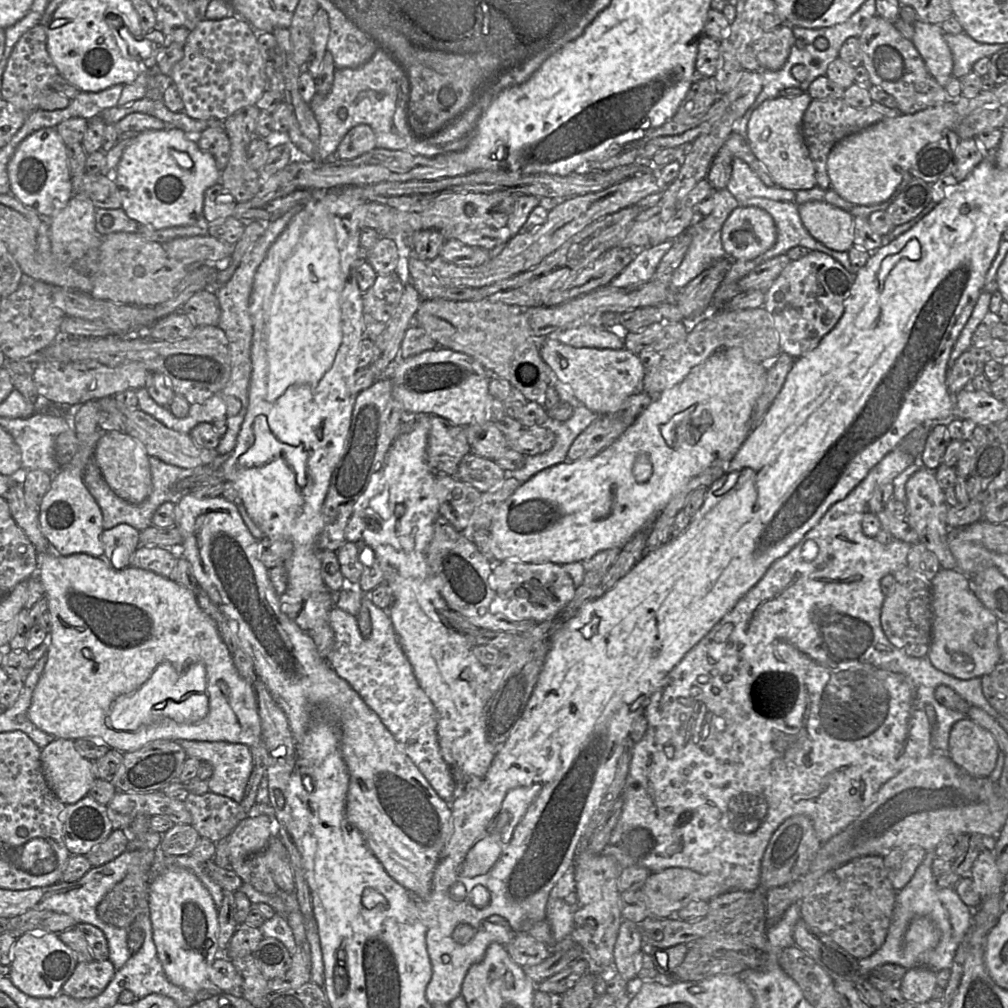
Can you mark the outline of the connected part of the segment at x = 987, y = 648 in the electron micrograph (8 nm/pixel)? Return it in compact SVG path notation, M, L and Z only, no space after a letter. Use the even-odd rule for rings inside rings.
M960 570L938 571L930 582L932 631L927 657L938 670L962 680L981 678L1001 662L998 636L1002 624L974 595L969 576Z

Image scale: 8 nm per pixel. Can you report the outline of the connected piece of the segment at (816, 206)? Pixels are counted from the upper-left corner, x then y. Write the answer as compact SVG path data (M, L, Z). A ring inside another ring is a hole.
M821 201L799 204L798 211L810 235L829 249L848 252L854 245L854 217L849 212Z

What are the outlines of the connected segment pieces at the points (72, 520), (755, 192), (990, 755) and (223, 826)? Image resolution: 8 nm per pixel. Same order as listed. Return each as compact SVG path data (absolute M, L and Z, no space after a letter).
M96 400L87 401L74 409L69 418L78 438L78 450L72 460L52 477L51 487L39 507L40 529L50 546L62 556L87 554L101 558L104 555L102 512L83 482L84 470L93 461L100 438L97 423L100 411Z
M739 158L732 160L732 174L726 189L738 202L744 202L753 197L783 202L794 202L796 198L796 193L793 190L765 185L750 166Z
M969 718L959 720L951 728L948 755L971 776L988 777L999 750L993 735Z
M211 792L203 795L188 794L184 805L191 815L191 826L201 838L213 843L227 838L248 815L240 803Z

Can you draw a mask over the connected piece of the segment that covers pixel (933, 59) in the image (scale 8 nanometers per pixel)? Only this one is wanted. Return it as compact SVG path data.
M917 20L914 24L912 43L923 58L930 74L946 87L953 70L953 56L944 39L940 25Z

